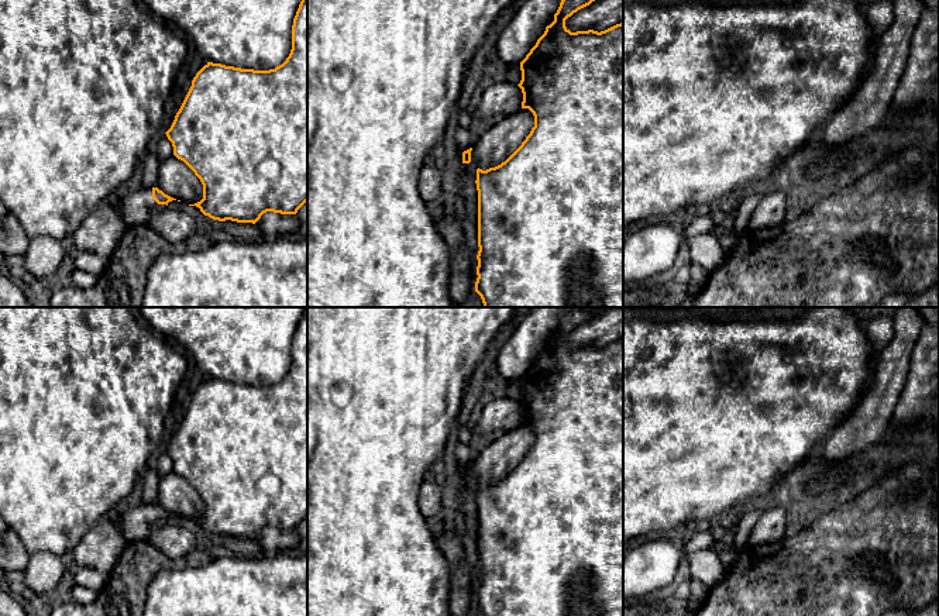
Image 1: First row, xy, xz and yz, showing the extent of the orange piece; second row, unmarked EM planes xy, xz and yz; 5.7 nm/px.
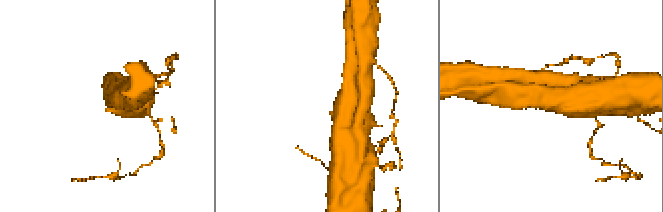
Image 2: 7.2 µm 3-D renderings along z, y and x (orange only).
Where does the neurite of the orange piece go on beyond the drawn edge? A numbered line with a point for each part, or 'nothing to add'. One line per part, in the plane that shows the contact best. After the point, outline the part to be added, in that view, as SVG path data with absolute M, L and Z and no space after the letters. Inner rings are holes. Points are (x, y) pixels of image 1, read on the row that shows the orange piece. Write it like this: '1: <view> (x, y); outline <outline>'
1: xy (136, 207); outline M141 187L123 199L113 197L113 200L127 226L147 223L151 211L158 206L152 199L152 189L145 187Z

